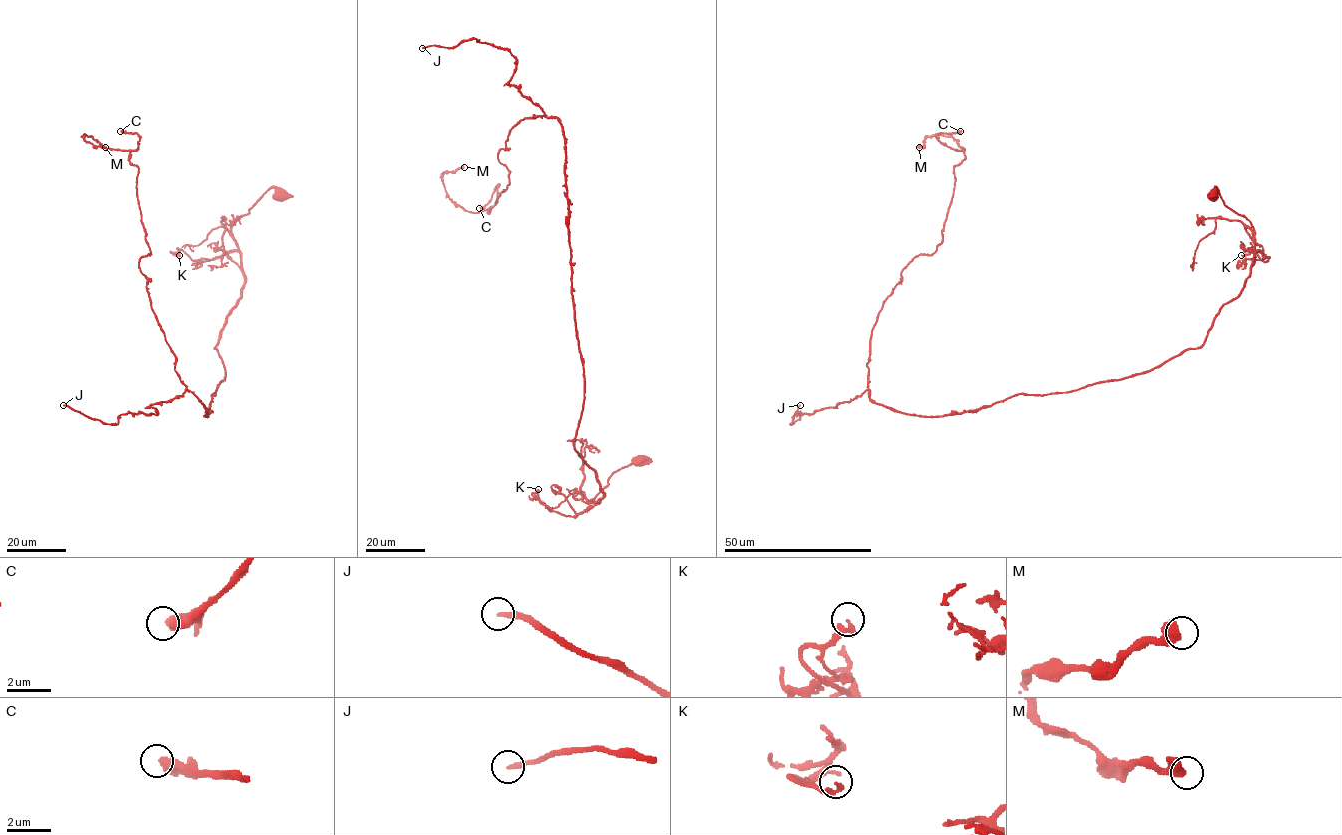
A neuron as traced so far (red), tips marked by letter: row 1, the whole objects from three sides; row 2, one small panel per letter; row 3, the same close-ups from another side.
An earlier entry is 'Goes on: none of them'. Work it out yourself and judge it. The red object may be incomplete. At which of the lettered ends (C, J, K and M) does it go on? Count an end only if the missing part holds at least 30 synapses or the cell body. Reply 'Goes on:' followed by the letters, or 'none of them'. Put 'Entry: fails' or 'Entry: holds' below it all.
Goes on: J
Entry: fails

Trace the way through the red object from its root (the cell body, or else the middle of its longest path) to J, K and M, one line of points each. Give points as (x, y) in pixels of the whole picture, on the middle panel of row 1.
J: (640, 460), (590, 502), (603, 493), (574, 447), (584, 378), (561, 122), (509, 84), (506, 49), (422, 48)
K: (640, 460), (615, 471), (590, 501), (597, 502), (573, 516), (543, 504), (535, 495), (538, 489)
M: (640, 460), (590, 502), (561, 122), (510, 130), (488, 213), (449, 197), (442, 173), (464, 167)

